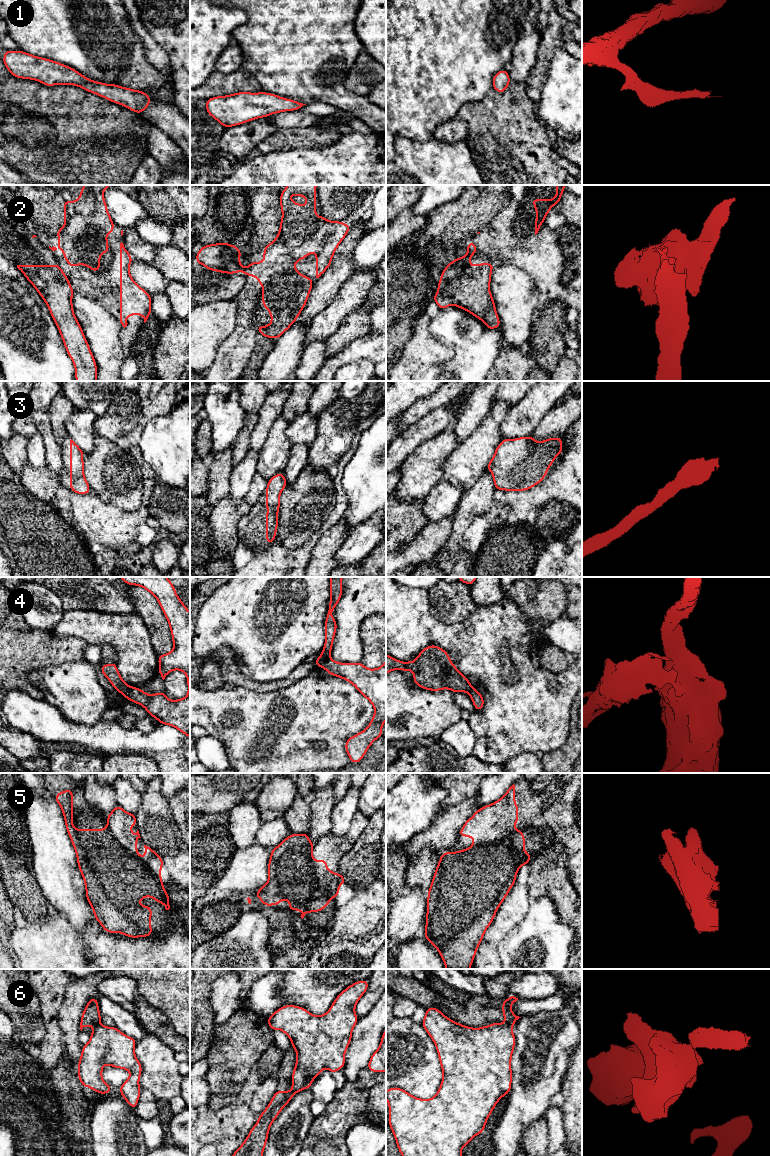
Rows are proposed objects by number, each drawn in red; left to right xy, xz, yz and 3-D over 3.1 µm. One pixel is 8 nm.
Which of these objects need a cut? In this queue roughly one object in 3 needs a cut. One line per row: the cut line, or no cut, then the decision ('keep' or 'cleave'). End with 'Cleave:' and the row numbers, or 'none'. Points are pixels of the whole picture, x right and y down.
1: cut none; keep
2: cut xz (247, 268), (248, 275); cleave
3: cut none; keep
4: cut xz (329, 657), (319, 665); cleave
5: cut xz (311, 852), (315, 882), (322, 888), (332, 887); cleave
6: cut xy (99, 1023), (94, 1028); cleave
Cleave: 2, 4, 5, 6

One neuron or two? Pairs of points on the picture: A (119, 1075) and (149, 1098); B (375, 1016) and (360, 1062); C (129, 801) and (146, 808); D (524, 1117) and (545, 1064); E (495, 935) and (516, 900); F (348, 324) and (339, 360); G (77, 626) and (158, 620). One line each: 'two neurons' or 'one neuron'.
A: two neurons
B: one neuron
C: two neurons
D: one neuron
E: one neuron
F: two neurons
G: two neurons

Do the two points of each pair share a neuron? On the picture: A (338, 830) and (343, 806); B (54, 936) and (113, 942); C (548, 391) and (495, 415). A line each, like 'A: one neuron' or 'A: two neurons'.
A: one neuron
B: one neuron
C: two neurons

